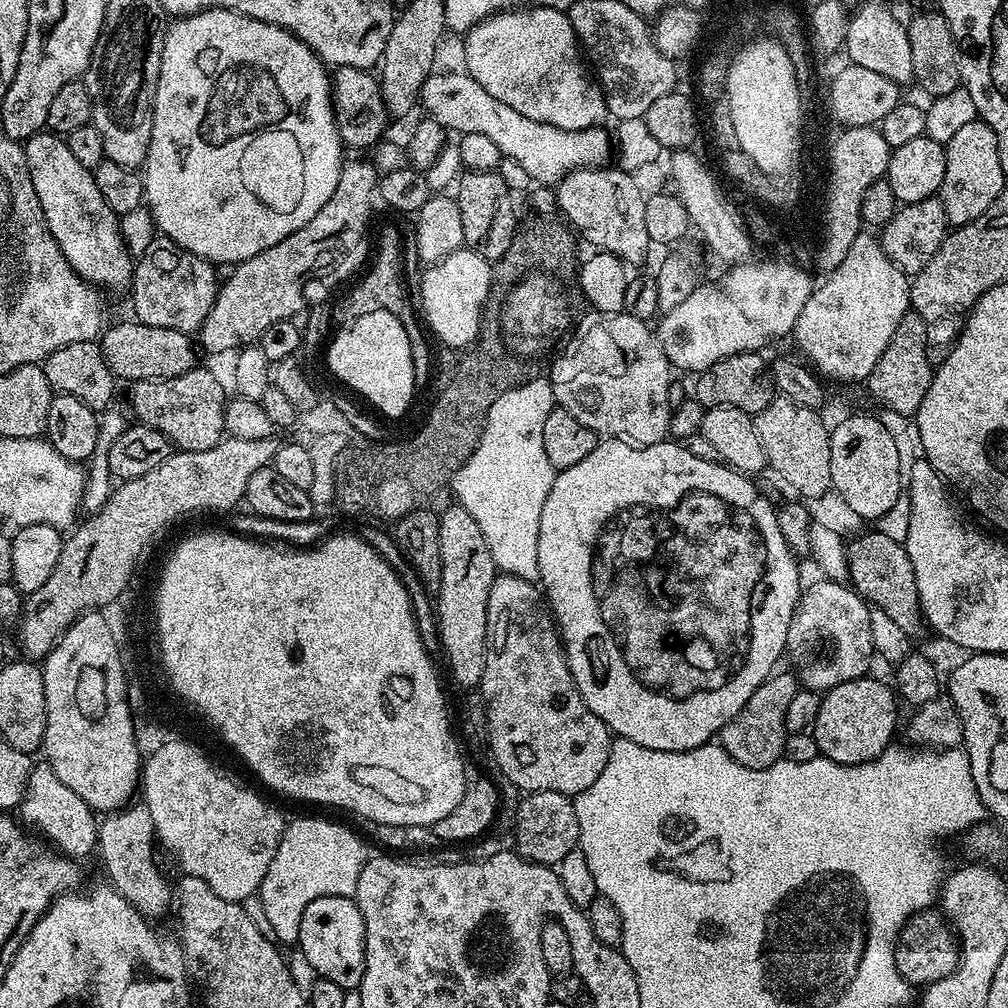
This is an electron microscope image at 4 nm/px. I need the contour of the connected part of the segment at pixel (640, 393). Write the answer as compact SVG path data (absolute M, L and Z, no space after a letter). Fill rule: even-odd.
M592 310L589 313L589 316L582 317L580 325L574 328L570 336L572 341L568 345L565 343L559 349L560 357L557 360L555 357L551 361L550 381L555 403L565 408L570 414L574 414L574 418L578 418L582 426L594 430L597 437L621 440L637 446L660 443L669 435L668 427L672 417L669 389L674 381L674 368L663 352L657 333L653 329L651 332L645 321L634 318L626 311Z

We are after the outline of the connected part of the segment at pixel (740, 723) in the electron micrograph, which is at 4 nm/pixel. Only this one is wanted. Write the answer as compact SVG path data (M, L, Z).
M780 670L769 676L766 682L762 682L762 686L758 686L758 690L754 690L754 694L750 694L750 702L746 702L746 706L742 706L742 710L734 714L734 718L730 718L726 726L722 726L722 730L718 733L718 742L724 747L726 754L734 758L734 762L747 768L768 768L772 764L777 764L783 757L784 738L788 735L784 721L786 706L790 706L790 701L798 691L797 677L791 671L788 672Z

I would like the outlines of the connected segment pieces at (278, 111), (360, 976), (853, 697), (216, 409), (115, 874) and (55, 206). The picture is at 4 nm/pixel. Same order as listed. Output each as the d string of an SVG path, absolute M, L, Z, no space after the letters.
M203 8L191 16L173 19L167 25L156 97L152 103L150 146L142 165L144 199L159 235L170 238L178 246L198 254L203 260L209 260L214 266L241 264L243 260L254 258L254 254L262 254L262 250L270 250L270 246L282 242L282 238L294 234L294 230L306 226L306 222L310 222L310 218L314 218L314 214L318 214L318 210L330 202L330 194L334 194L334 186L338 186L340 177L340 152L340 135L336 133L336 120L332 117L329 69L310 50L310 46L303 44L294 33L282 26L274 26L270 22L262 22L225 8Z
M351 896L314 898L302 914L299 948L319 979L338 982L345 990L359 989L364 981L364 923L355 899Z
M871 675L859 676L821 695L818 718L814 718L810 731L823 759L839 764L870 762L893 743L898 697L889 685L887 688L882 681L872 679Z
M202 366L165 380L138 380L131 385L132 412L139 423L162 434L181 452L210 450L218 446L224 430L226 395L220 380Z
M133 802L119 812L107 813L99 821L100 843L98 857L104 863L104 872L109 876L111 887L115 888L130 906L134 906L149 918L164 916L174 904L174 888L164 877L160 864L156 861L156 827L150 818L150 810L143 802Z
M51 130L36 132L29 140L23 141L22 147L26 154L26 166L30 170L30 182L34 182L34 194L38 194L38 202L42 206L42 214L54 242L62 250L66 262L88 284L94 284L101 290L109 288L112 292L120 292L129 287L134 271L134 257L124 245L120 232L120 221L114 210L106 206L106 198L98 191L98 182L92 177L93 169L87 164L78 162L70 151L67 139Z

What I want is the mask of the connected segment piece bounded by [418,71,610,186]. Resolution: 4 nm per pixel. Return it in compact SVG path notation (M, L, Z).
M441 71L426 78L420 91L419 107L425 108L427 119L438 122L449 133L455 134L486 134L494 146L498 146L501 157L514 158L528 173L530 178L540 186L555 186L566 174L579 168L595 168L603 165L608 156L608 142L610 146L610 132L607 127L597 126L586 130L562 130L558 126L550 126L546 122L534 122L534 118L526 118L526 114L518 114L514 106L506 106L506 102L498 102L494 94L486 94L482 86L473 76L464 73L448 73Z

